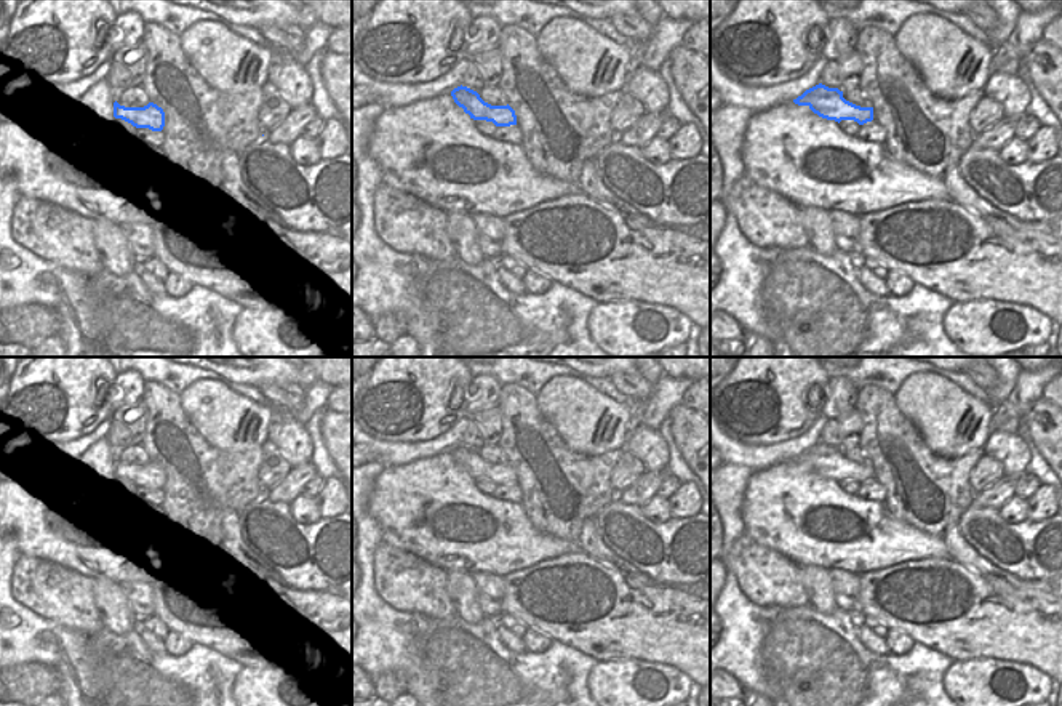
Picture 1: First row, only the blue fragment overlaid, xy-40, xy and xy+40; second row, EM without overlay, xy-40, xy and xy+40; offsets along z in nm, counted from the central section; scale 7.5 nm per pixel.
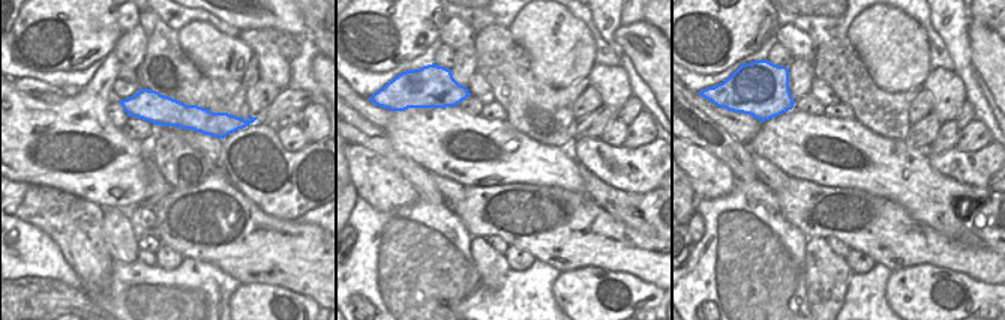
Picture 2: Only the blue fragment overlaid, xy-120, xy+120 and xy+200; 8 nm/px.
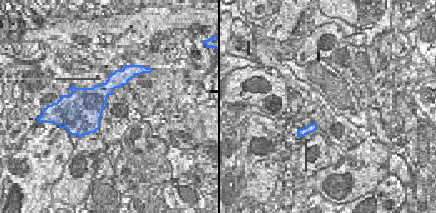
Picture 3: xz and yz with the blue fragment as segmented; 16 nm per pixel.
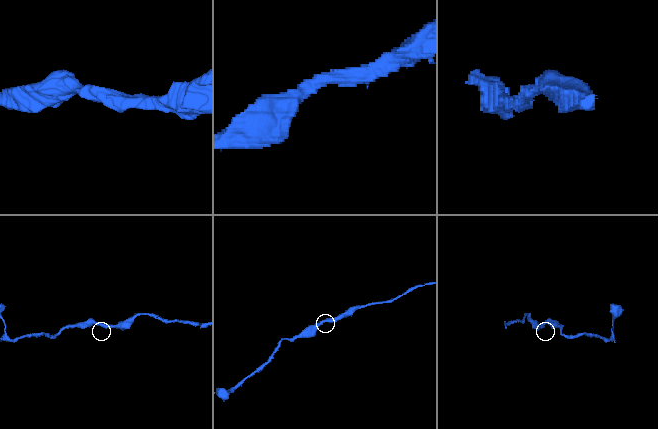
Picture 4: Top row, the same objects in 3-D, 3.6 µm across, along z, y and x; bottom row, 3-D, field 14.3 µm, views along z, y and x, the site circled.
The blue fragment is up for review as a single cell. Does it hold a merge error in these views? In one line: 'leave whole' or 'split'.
leave whole

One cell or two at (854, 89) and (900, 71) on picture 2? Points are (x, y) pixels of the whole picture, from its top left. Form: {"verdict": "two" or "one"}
{"verdict": "two"}

